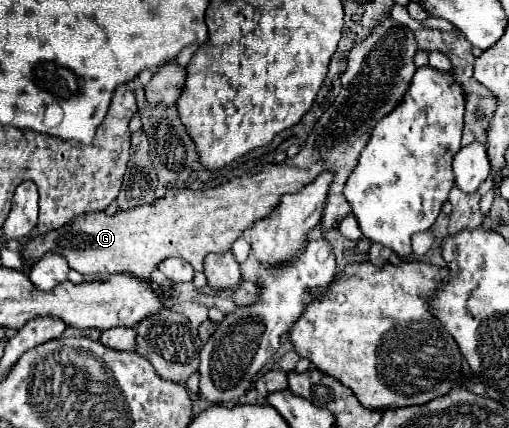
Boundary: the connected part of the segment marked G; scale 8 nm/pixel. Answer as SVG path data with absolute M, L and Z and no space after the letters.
M391 16L381 18L371 34L349 50L341 92L317 120L299 154L287 158L283 164L257 166L245 172L241 178L203 192L167 192L163 198L155 200L155 204L145 204L113 216L107 216L105 212L83 214L59 230L39 234L29 240L29 244L23 248L25 262L37 262L45 252L59 252L67 258L69 266L83 276L95 274L103 278L109 274L127 272L149 278L159 262L179 256L195 270L203 270L203 258L209 252L227 252L247 228L277 208L283 194L299 192L325 170L333 172L333 182L329 186L319 224L323 236L327 236L329 230L337 228L337 222L351 214L351 206L343 196L345 180L357 166L357 158L369 142L375 124L401 104L417 70L413 64L415 54L415 34L407 26L395 24Z

